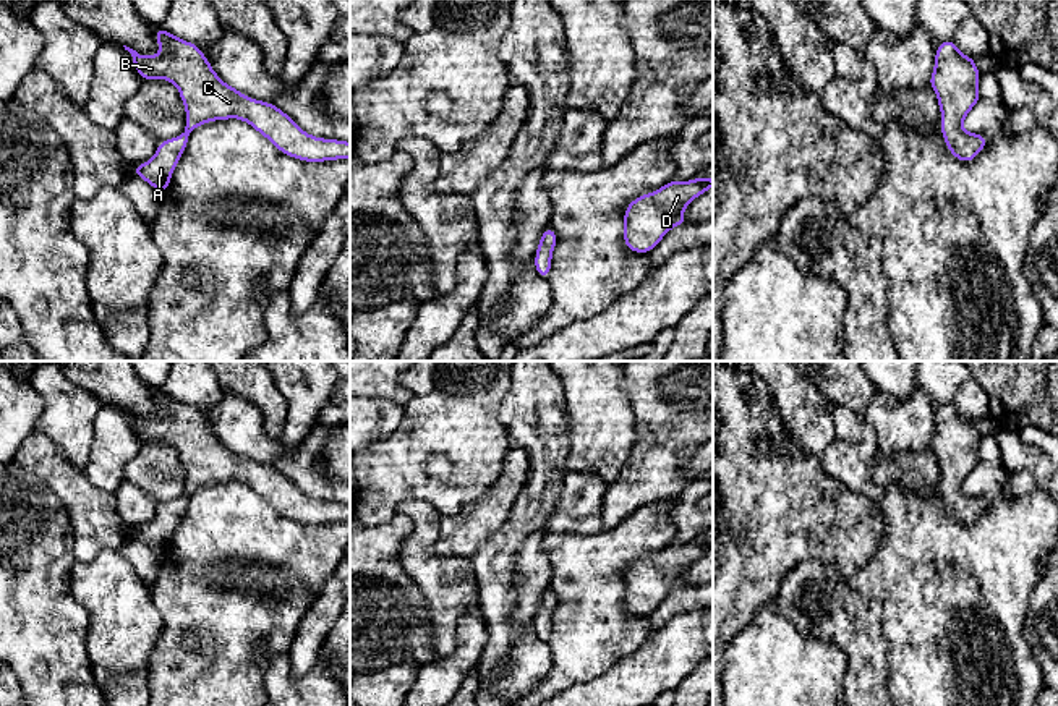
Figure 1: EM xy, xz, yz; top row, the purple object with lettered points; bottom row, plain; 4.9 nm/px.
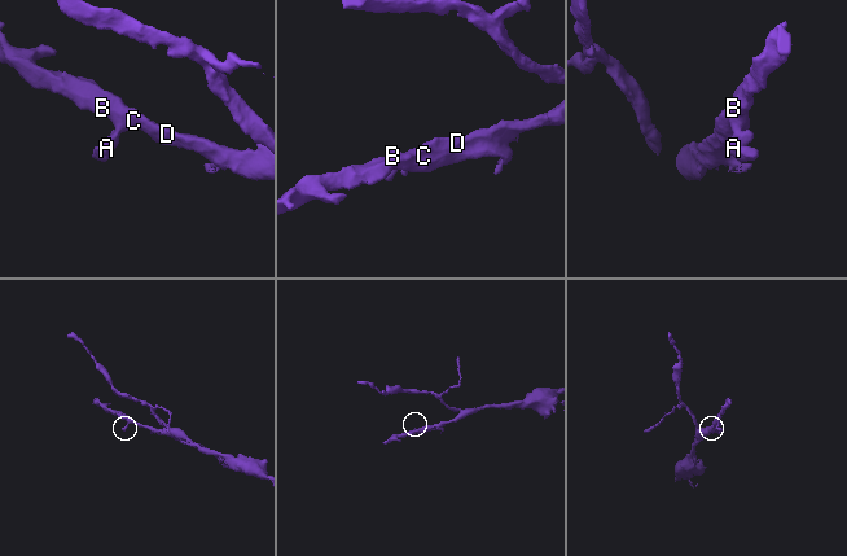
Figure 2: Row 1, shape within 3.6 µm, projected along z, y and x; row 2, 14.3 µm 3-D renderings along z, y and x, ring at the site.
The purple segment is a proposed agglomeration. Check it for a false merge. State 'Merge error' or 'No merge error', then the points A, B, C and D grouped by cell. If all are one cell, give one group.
No merge error. Groups: A B C D

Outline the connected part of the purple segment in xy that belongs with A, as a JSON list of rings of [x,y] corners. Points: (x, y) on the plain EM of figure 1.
[[[160,390],[154,400],[160,410],[159,418],[141,419],[136,413],[123,410],[131,416],[141,442],[173,445],[186,473],[185,495],[160,504],[156,518],[131,533],[156,552],[165,557],[173,531],[186,512],[190,495],[215,483],[246,484],[280,515],[303,525],[350,521],[350,505],[311,499],[274,466],[251,461],[225,447],[193,405],[178,402]]]

